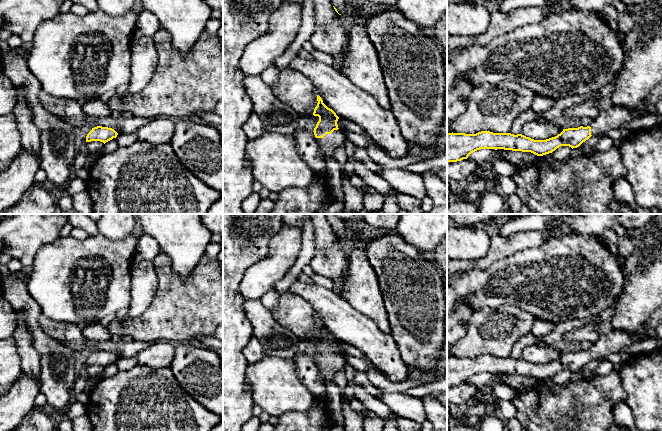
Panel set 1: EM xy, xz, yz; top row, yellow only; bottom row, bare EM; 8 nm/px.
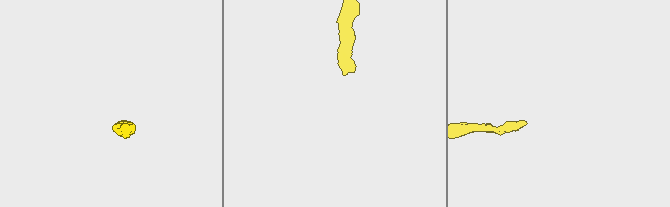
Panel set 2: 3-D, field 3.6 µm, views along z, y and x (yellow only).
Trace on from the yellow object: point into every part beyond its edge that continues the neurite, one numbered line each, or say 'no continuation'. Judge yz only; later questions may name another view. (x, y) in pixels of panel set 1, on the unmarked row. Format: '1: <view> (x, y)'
1: yz (615, 341)

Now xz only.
1: xz (329, 367)

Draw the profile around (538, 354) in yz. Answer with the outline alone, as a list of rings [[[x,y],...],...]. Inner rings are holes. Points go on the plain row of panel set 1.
[[[530,345],[526,346],[521,358],[534,364],[546,364],[557,360],[563,355],[555,346]]]

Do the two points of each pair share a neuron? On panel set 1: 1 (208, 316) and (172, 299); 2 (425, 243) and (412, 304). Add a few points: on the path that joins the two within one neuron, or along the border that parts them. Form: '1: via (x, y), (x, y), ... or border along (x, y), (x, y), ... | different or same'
1: via (199, 307), (181, 307) | same
2: border along (404, 239), (424, 255) | different

